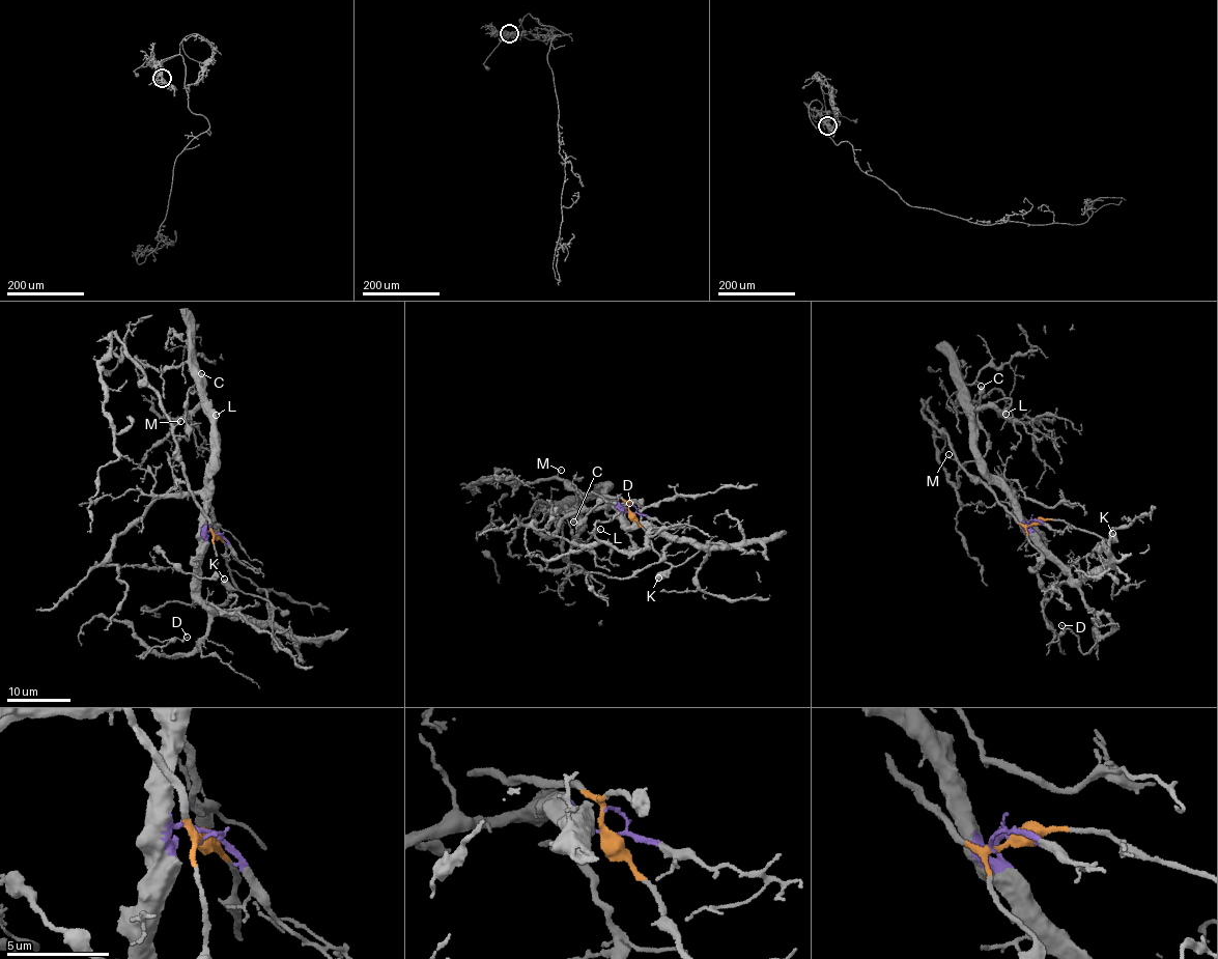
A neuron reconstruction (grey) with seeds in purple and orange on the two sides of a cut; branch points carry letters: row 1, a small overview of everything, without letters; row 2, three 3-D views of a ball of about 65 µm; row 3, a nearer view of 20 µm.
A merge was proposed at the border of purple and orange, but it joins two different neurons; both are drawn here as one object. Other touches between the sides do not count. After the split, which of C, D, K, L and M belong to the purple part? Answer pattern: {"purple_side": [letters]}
{"purple_side": ["D"]}

